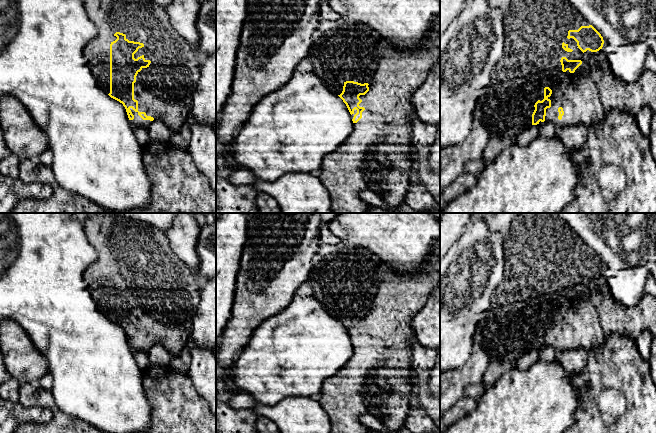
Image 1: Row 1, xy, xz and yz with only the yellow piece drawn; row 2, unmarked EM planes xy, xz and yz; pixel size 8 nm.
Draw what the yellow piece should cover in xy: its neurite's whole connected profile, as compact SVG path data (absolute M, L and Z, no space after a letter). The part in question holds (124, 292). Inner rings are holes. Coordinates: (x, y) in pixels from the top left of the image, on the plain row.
M91 213L83 227L98 254L97 260L83 275L98 310L123 328L134 351L148 352L154 344L161 344L172 355L178 355L191 338L193 319L201 298L200 278L174 254L166 233L154 226L117 213Z

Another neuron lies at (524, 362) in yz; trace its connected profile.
M532 349L529 352L526 352L521 357L519 357L516 362L516 368L519 370L527 370L534 363L540 360L539 349Z

